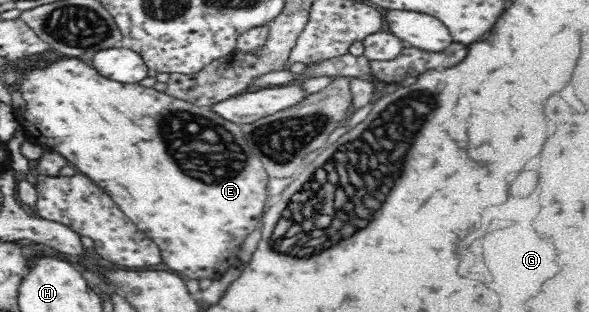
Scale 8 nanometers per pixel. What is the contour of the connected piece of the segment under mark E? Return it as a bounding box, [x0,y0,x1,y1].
[20,58,268,280]

